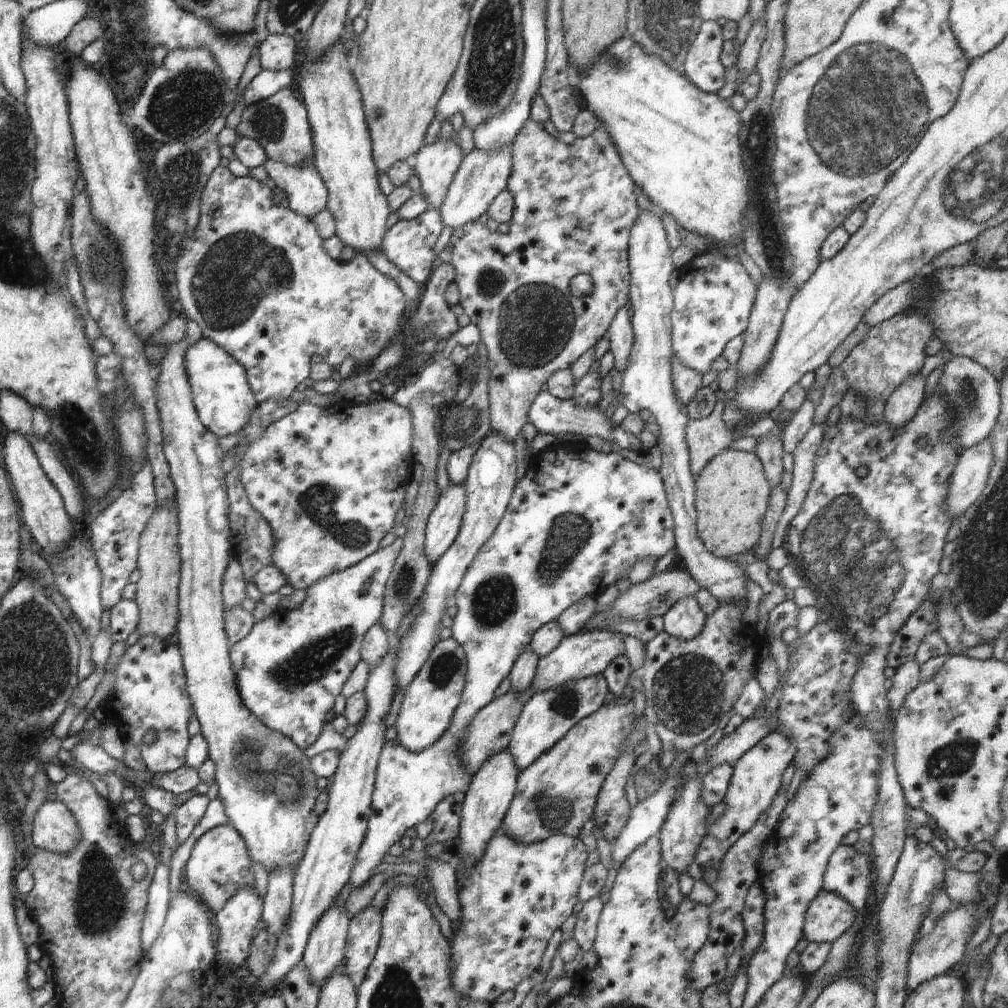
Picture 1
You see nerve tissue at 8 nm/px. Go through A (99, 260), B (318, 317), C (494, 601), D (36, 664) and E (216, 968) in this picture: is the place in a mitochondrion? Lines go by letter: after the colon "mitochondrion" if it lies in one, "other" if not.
A: mitochondrion
B: other
C: mitochondrion
D: mitochondrion
E: other

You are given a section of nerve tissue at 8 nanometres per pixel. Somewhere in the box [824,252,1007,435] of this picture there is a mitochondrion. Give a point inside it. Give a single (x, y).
(966, 396)

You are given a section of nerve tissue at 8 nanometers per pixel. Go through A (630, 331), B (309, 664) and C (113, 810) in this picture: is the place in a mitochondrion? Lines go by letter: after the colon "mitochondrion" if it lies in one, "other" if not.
A: other
B: mitochondrion
C: other

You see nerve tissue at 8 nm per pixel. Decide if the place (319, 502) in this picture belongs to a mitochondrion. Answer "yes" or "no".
yes

